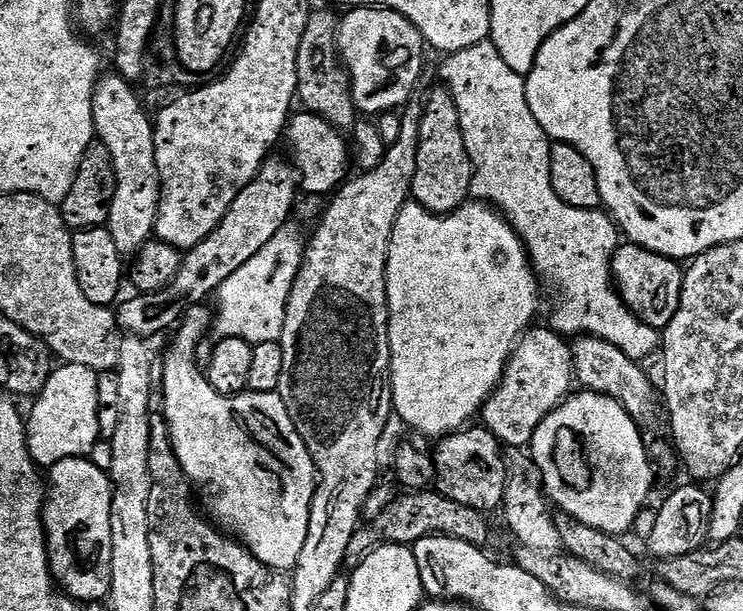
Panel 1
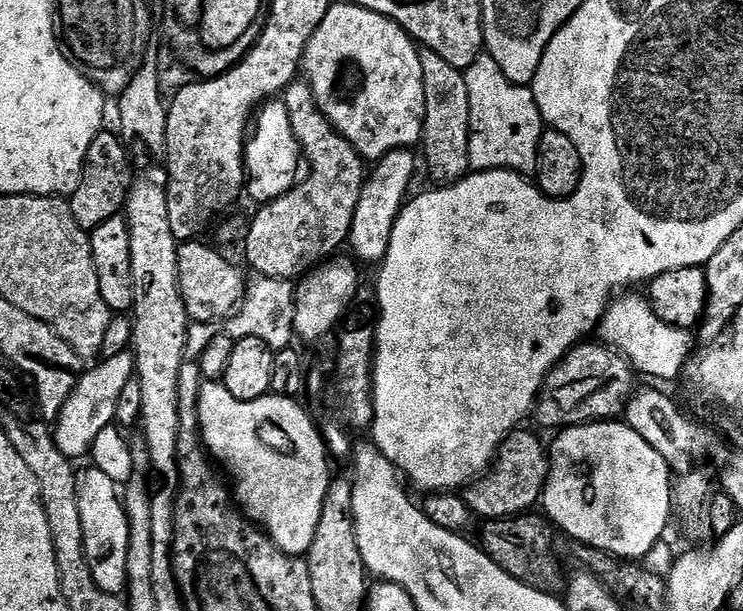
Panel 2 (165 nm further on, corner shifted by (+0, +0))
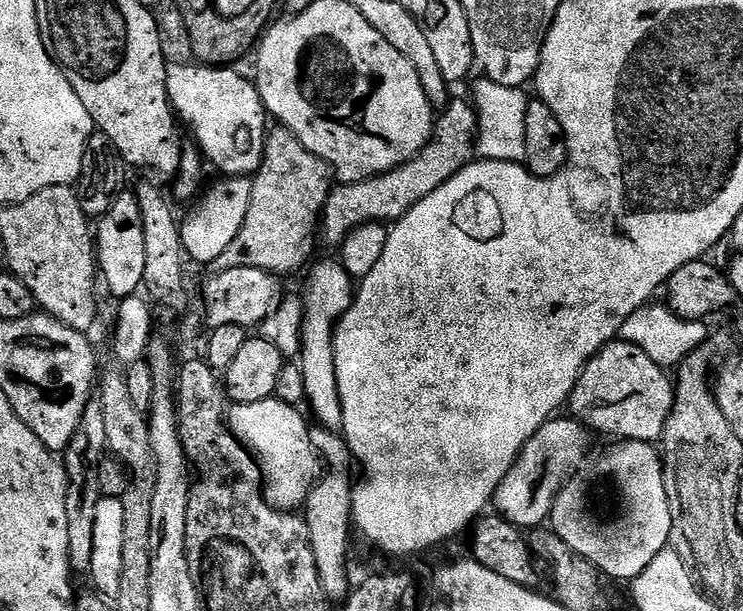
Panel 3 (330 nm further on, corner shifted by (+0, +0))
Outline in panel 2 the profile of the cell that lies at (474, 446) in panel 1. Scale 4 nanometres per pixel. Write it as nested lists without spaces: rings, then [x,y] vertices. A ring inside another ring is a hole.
[[[517,430],[512,432],[500,444],[500,451],[492,467],[483,476],[467,485],[463,493],[468,509],[477,517],[484,516],[485,521],[515,518],[537,507],[544,494],[544,482],[548,474],[549,453],[532,432]]]

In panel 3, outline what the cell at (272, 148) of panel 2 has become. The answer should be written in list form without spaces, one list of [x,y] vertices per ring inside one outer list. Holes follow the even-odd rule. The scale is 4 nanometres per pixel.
[[[168,64],[168,100],[172,111],[181,121],[188,123],[192,131],[195,147],[202,153],[205,161],[212,164],[225,177],[251,177],[260,169],[264,161],[264,140],[270,131],[270,117],[264,110],[264,103],[255,83],[232,66],[197,66],[189,64]]]

